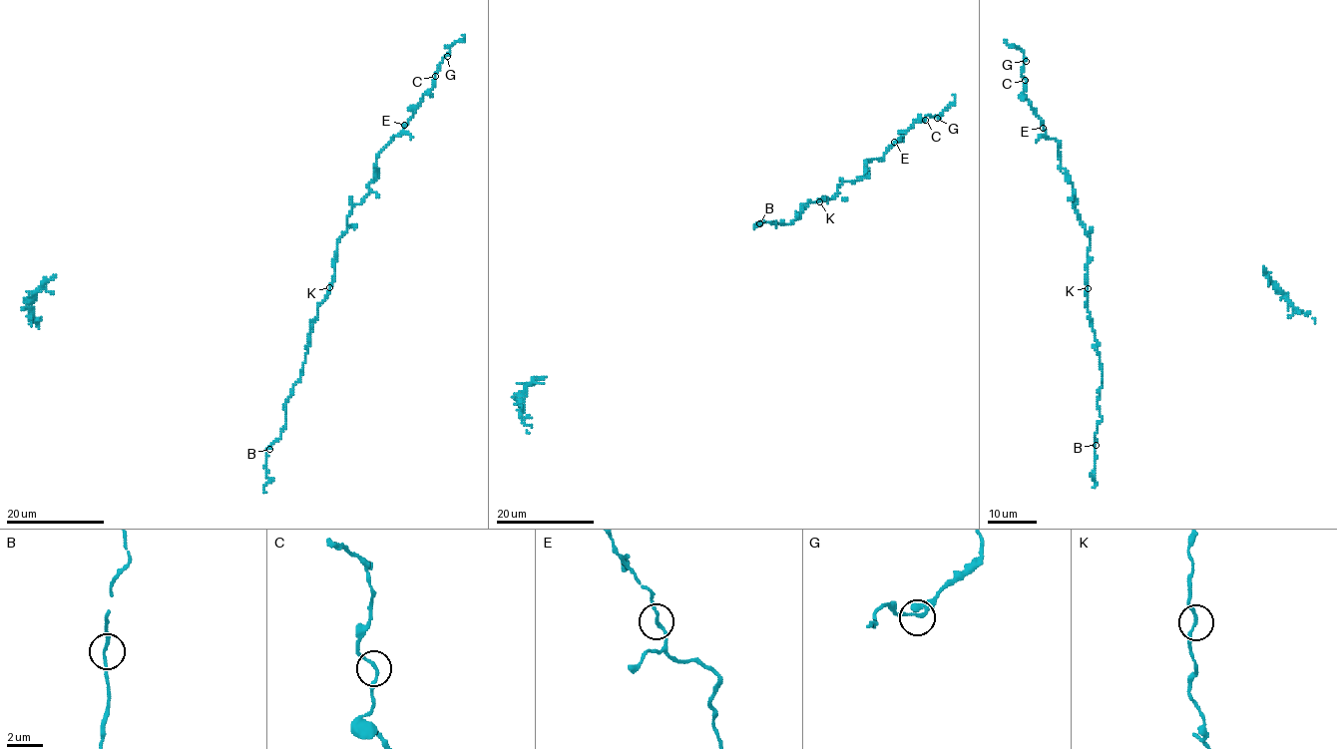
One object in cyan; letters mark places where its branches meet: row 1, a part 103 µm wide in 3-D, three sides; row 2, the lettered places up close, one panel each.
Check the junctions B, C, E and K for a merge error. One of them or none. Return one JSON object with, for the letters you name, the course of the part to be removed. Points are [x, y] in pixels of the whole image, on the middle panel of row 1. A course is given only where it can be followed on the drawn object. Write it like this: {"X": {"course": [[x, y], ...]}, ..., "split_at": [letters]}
{"split_at": []}

